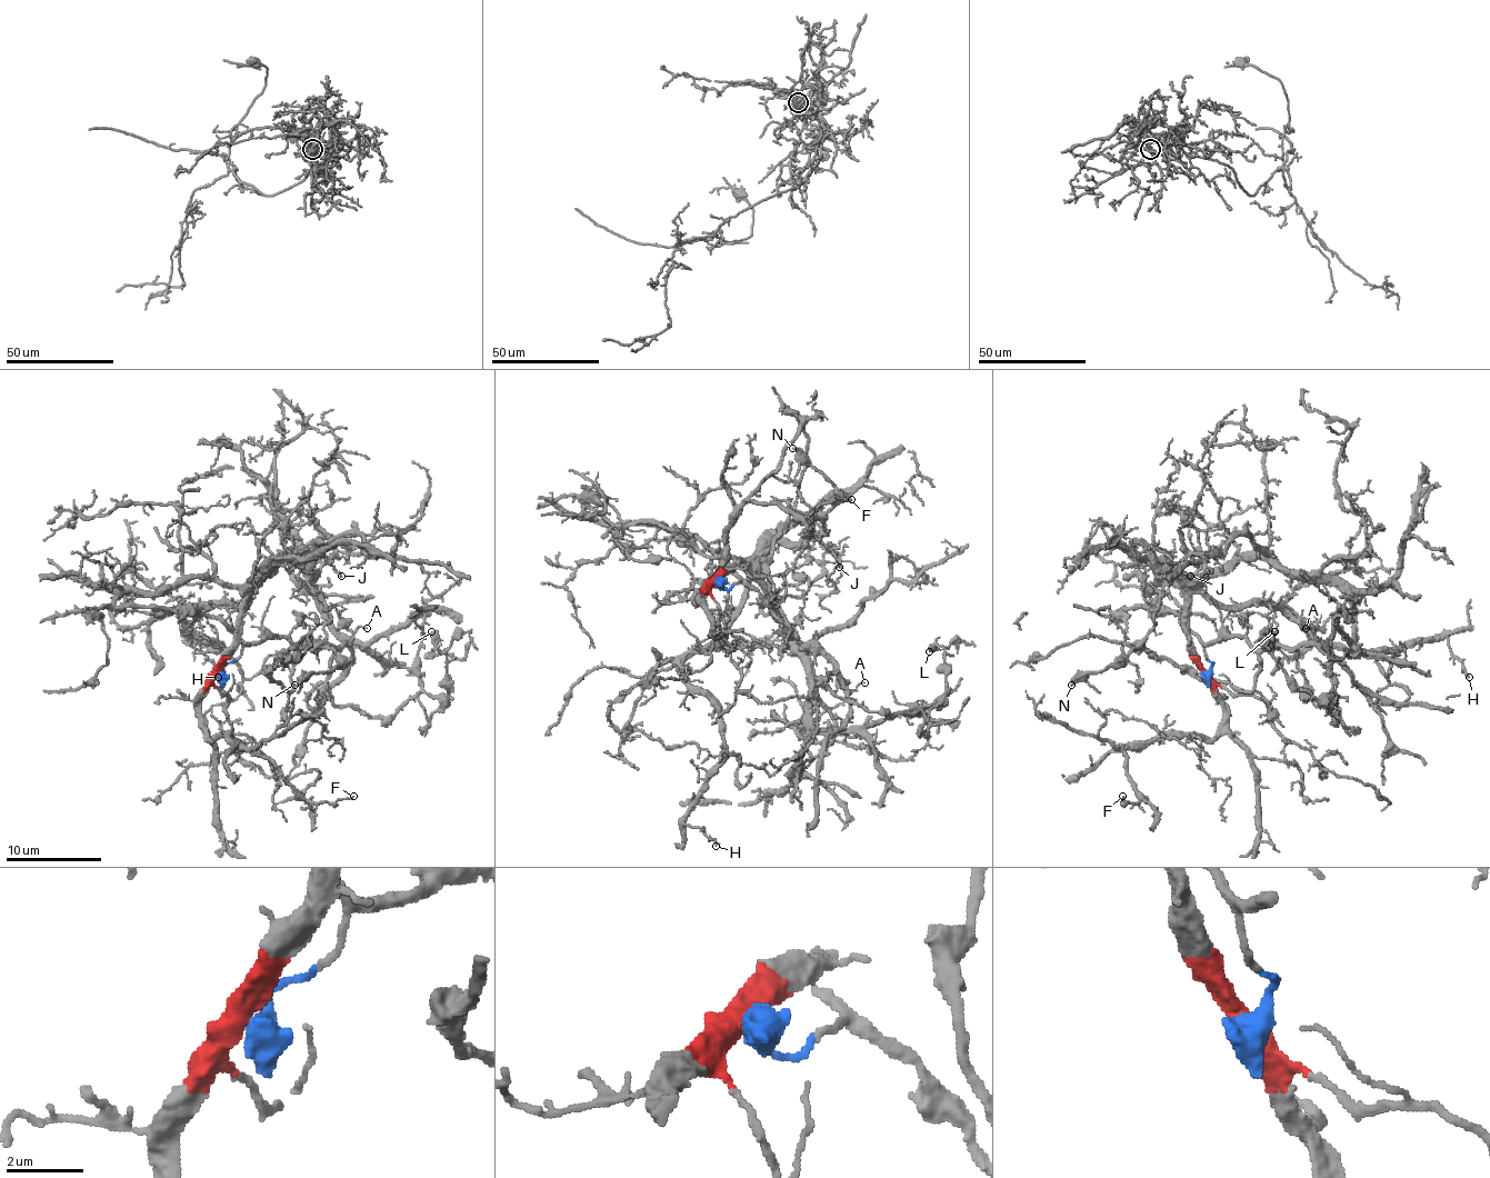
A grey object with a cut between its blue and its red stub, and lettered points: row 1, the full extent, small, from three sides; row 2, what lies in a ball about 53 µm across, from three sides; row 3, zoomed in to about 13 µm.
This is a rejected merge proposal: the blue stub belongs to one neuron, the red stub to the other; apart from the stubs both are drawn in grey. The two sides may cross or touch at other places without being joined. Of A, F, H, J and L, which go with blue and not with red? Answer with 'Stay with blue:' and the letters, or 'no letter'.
Stay with blue: A, L

